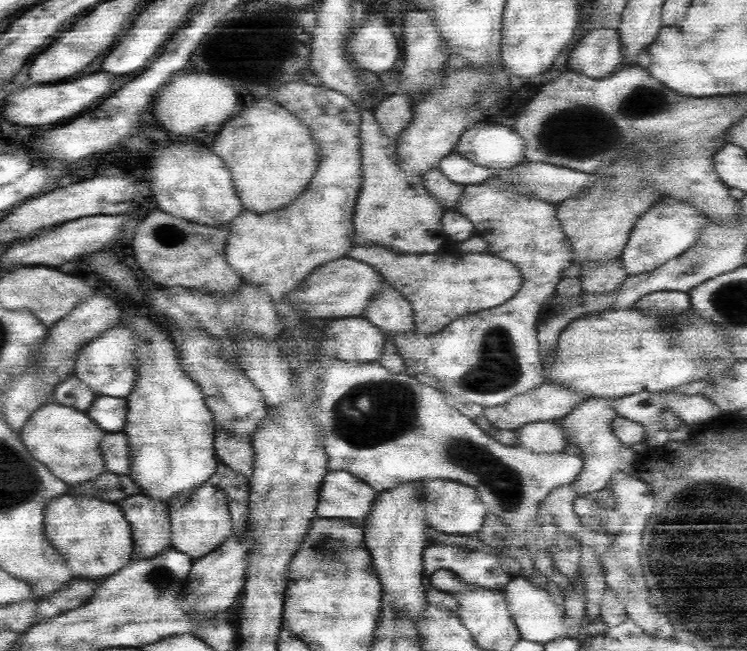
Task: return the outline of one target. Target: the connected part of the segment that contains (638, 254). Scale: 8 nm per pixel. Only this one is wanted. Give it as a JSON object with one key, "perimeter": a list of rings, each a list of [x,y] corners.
{"perimeter":[[[666,198],[660,204],[654,204],[636,224],[636,228],[630,234],[628,246],[622,254],[622,266],[626,268],[628,276],[638,276],[652,272],[656,268],[662,268],[668,260],[674,260],[682,256],[700,236],[700,230],[706,228],[712,220],[702,216],[698,206],[692,206],[690,202],[678,202],[674,198]]]}

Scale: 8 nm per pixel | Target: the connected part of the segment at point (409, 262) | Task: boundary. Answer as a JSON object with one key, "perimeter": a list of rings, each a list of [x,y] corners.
{"perimeter":[[[364,244],[354,246],[348,258],[374,266],[394,290],[410,300],[416,322],[414,332],[424,336],[434,336],[442,332],[446,326],[452,324],[450,320],[456,320],[466,312],[478,312],[486,308],[492,310],[494,306],[498,308],[520,292],[524,280],[516,264],[508,260],[504,262],[494,254],[446,254],[440,258],[440,254],[398,254],[392,252],[392,248],[372,248]]]}

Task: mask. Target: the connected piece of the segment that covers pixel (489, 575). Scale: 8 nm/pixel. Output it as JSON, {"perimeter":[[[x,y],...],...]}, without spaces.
{"perimeter":[[[430,542],[426,548],[424,548],[424,576],[422,576],[422,582],[426,586],[426,596],[430,598],[430,604],[440,604],[444,608],[450,608],[450,610],[456,610],[458,606],[458,598],[452,596],[452,594],[446,594],[438,588],[432,586],[432,576],[440,570],[450,570],[458,576],[460,582],[464,584],[472,584],[476,588],[490,588],[490,590],[504,590],[508,586],[508,582],[512,580],[512,576],[502,568],[502,562],[500,556],[496,556],[494,552],[486,552],[486,550],[472,550],[472,548],[466,548],[466,546],[448,546],[448,544],[436,544],[436,542]]]}

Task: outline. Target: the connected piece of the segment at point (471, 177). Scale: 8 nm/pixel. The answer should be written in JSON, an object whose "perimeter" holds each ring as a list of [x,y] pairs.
{"perimeter":[[[452,152],[452,156],[446,156],[440,160],[440,172],[444,176],[448,176],[448,180],[452,180],[454,184],[460,184],[460,186],[468,186],[468,184],[482,184],[486,180],[490,180],[496,172],[492,168],[486,168],[486,166],[480,166],[480,164],[474,164],[472,160],[460,156],[458,152]]]}

